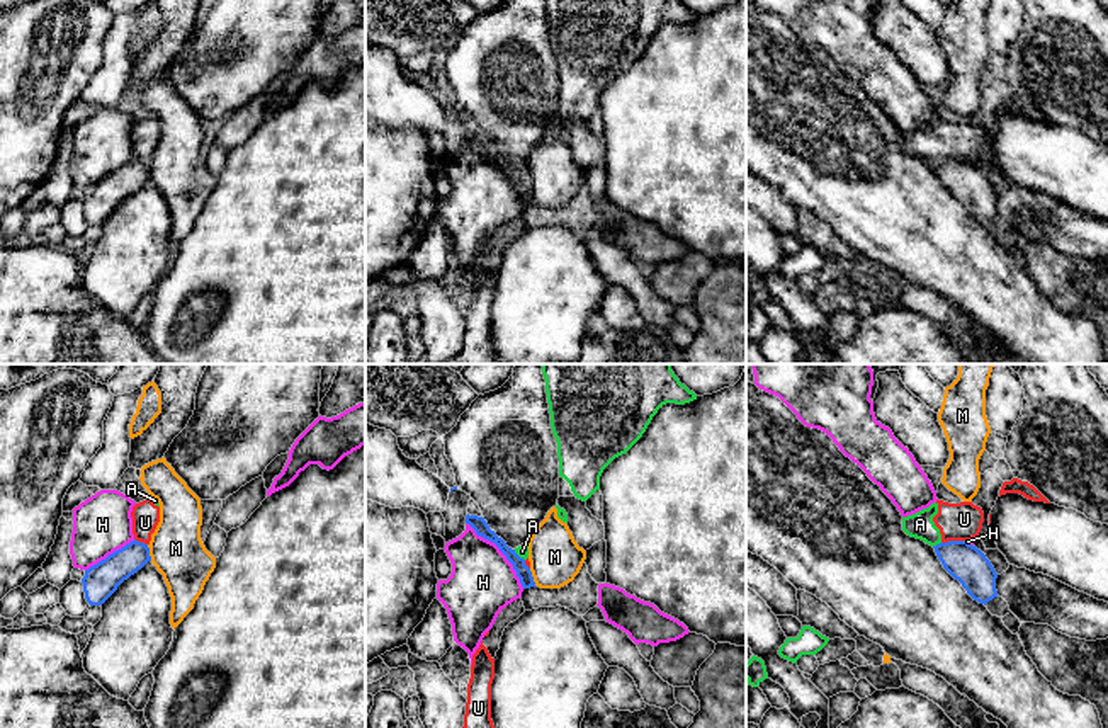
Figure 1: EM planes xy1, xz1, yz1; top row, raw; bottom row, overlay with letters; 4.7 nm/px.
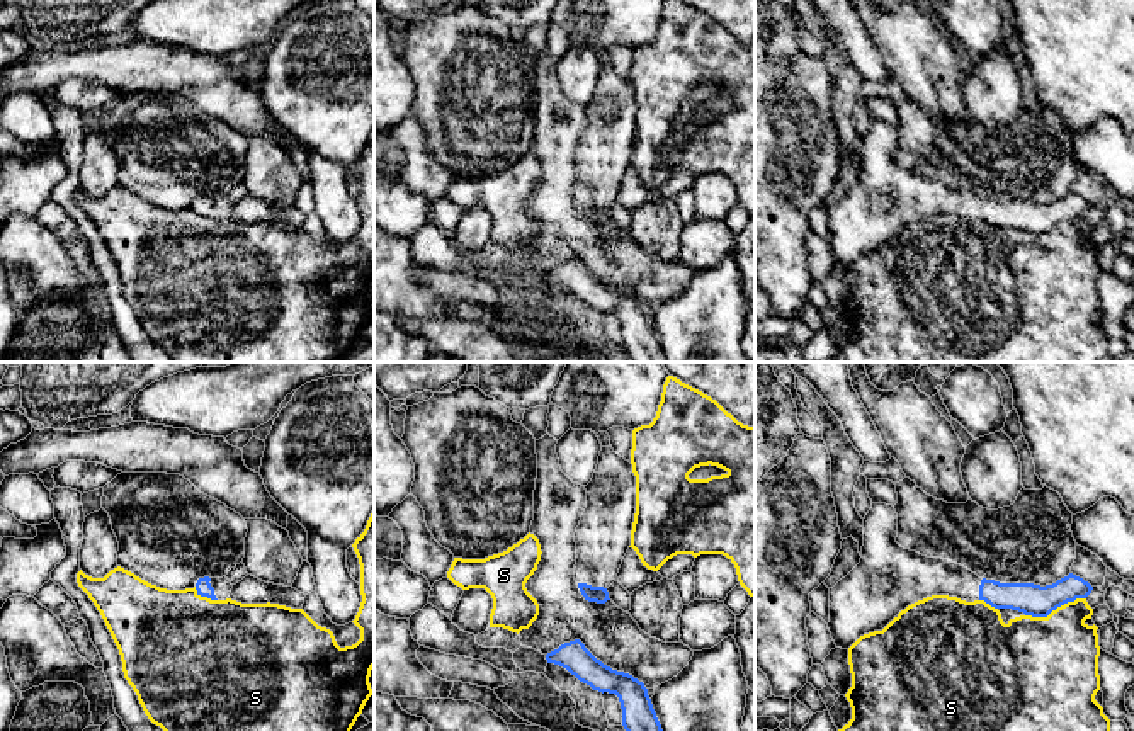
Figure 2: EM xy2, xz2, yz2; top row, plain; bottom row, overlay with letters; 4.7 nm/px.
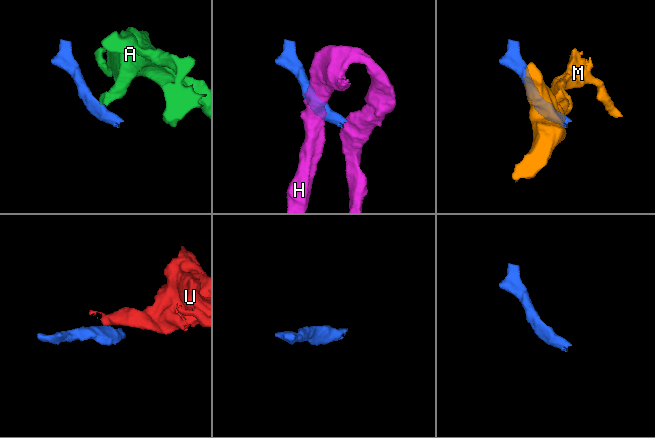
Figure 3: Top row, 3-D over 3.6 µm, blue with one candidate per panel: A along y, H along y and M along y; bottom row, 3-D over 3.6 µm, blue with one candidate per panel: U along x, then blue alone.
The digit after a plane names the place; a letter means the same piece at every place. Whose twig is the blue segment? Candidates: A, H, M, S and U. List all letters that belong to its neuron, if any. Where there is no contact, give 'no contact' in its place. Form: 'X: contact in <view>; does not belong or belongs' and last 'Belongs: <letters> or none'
A: contact in yz1; does not belong
H: contact in xz1; does not belong
M: contact in xy1; does not belong
S: contact in yz2; does not belong
U: contact in yz1; does not belong
Belongs: none

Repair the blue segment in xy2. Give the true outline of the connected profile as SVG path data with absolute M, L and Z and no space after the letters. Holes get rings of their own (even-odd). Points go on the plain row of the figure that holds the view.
M223 196L223 197L199 197L196 202L197 214L207 216L211 219L226 219L230 218L231 212L231 201Z

